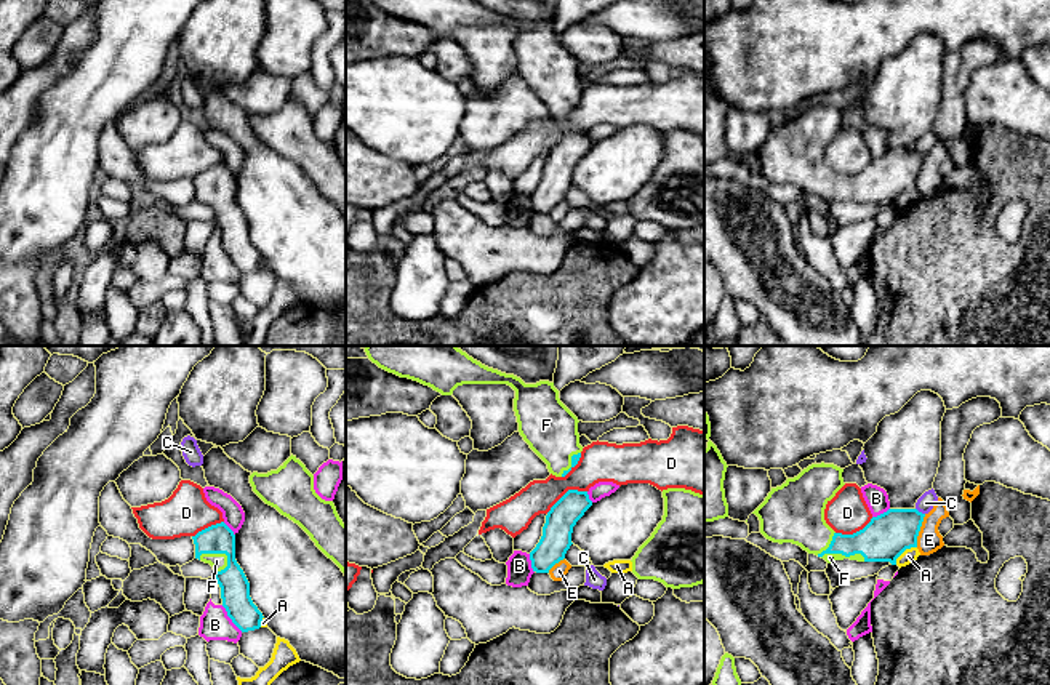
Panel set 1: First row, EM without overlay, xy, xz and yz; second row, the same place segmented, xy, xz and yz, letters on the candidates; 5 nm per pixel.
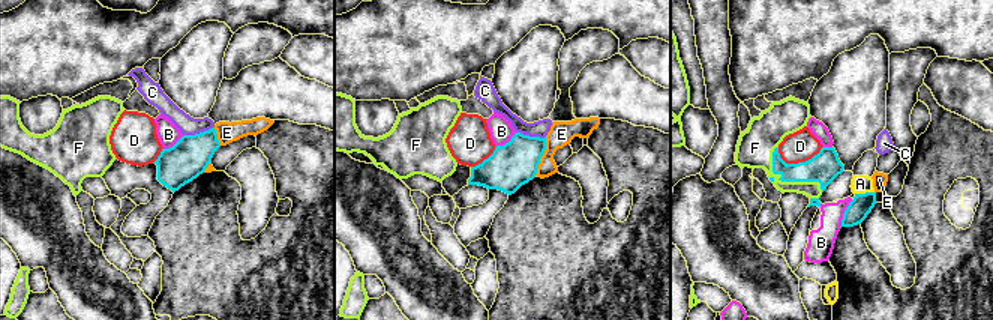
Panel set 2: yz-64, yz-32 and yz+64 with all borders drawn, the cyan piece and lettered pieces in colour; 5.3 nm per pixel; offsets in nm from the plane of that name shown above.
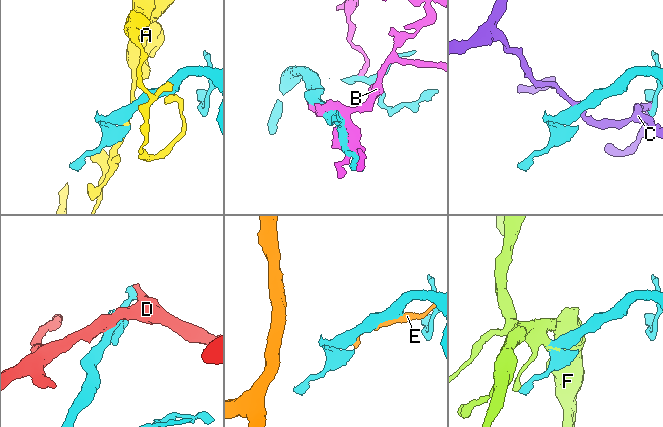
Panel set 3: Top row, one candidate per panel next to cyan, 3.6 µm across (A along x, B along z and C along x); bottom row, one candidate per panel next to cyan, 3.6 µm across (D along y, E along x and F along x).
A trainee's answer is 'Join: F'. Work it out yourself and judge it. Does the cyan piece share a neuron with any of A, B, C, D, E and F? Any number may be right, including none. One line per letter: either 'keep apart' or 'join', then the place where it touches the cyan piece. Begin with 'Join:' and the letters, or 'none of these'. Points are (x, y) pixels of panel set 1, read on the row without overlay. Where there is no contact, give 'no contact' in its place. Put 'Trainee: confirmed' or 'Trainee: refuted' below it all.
Join: F
A: keep apart; contact yz (903, 192)
B: keep apart; contact xy (229, 258)
C: keep apart; contact yz (921, 154)
D: keep apart; contact xz (565, 135)
E: keep apart; contact yz (919, 172)
F: join; contact yz (842, 196)
Trainee: confirmed

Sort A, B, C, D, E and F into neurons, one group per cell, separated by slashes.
A / B / C / D / E / F

